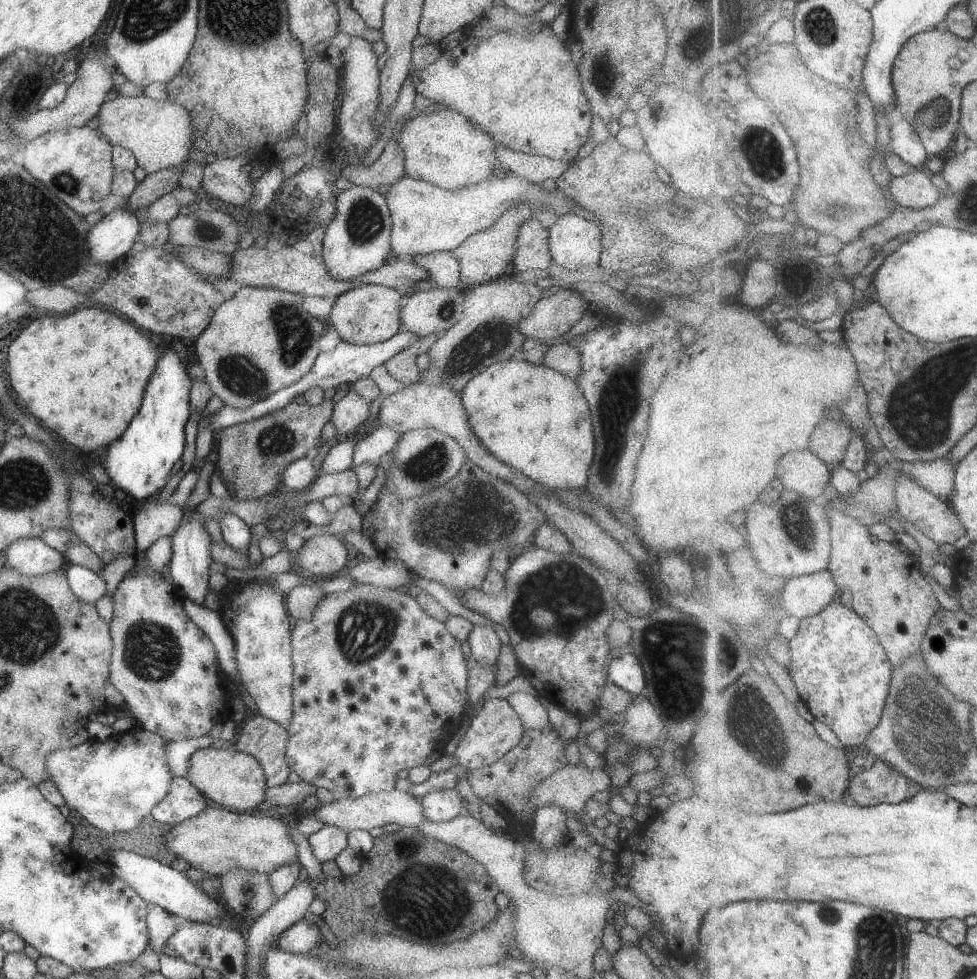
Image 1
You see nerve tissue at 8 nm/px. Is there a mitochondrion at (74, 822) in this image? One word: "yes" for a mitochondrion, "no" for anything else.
no

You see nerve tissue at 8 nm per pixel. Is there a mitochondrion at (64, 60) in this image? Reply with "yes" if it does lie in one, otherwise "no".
no

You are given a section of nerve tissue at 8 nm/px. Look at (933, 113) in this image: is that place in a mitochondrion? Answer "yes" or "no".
yes

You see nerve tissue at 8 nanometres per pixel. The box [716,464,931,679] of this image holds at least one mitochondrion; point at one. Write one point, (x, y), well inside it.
(796, 532)

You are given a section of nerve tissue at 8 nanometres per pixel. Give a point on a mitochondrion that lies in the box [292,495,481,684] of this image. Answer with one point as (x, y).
(365, 630)

